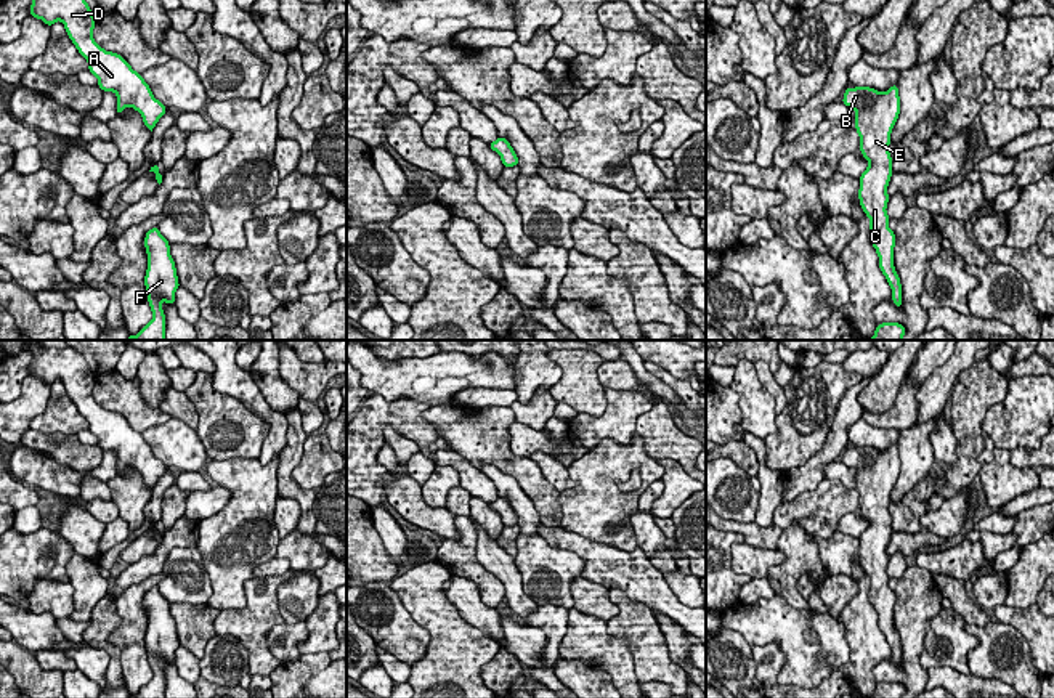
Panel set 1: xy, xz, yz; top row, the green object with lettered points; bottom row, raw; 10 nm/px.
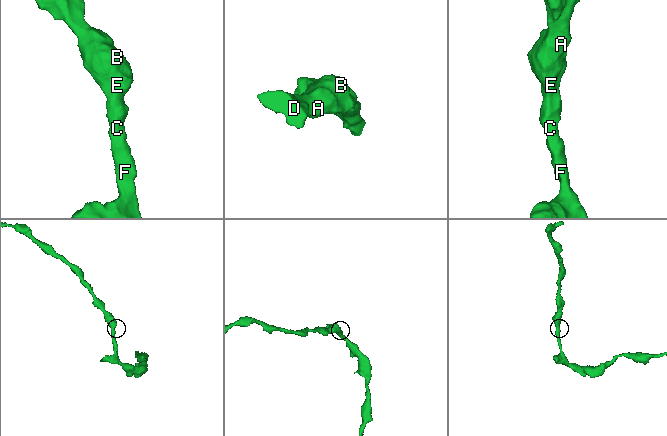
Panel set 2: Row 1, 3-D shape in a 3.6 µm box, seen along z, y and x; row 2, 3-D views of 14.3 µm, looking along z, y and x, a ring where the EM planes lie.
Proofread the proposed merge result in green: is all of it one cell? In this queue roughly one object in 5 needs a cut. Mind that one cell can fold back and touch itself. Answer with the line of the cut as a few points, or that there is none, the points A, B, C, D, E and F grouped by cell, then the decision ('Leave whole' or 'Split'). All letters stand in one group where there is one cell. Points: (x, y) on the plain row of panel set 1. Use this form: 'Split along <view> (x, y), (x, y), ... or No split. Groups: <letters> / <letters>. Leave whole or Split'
No split. Groups: A B C D E F. Leave whole

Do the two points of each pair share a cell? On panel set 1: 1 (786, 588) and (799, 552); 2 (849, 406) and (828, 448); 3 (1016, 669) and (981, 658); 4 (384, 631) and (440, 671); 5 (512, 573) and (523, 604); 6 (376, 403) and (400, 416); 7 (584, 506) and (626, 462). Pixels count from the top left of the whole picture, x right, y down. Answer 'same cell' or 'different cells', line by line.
1: same cell
2: same cell
3: same cell
4: different cells
5: same cell
6: same cell
7: same cell

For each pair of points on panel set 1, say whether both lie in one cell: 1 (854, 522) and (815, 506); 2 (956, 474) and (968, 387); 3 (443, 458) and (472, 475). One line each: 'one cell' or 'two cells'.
1: two cells
2: one cell
3: one cell

